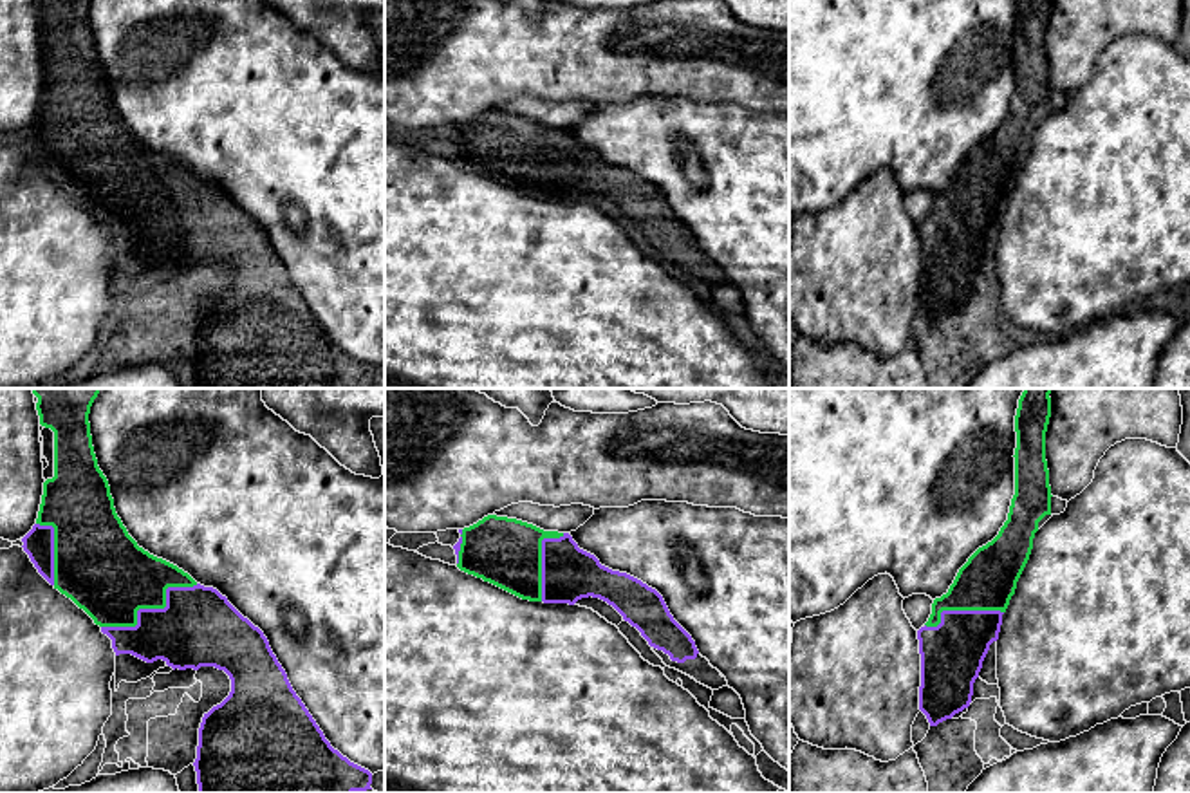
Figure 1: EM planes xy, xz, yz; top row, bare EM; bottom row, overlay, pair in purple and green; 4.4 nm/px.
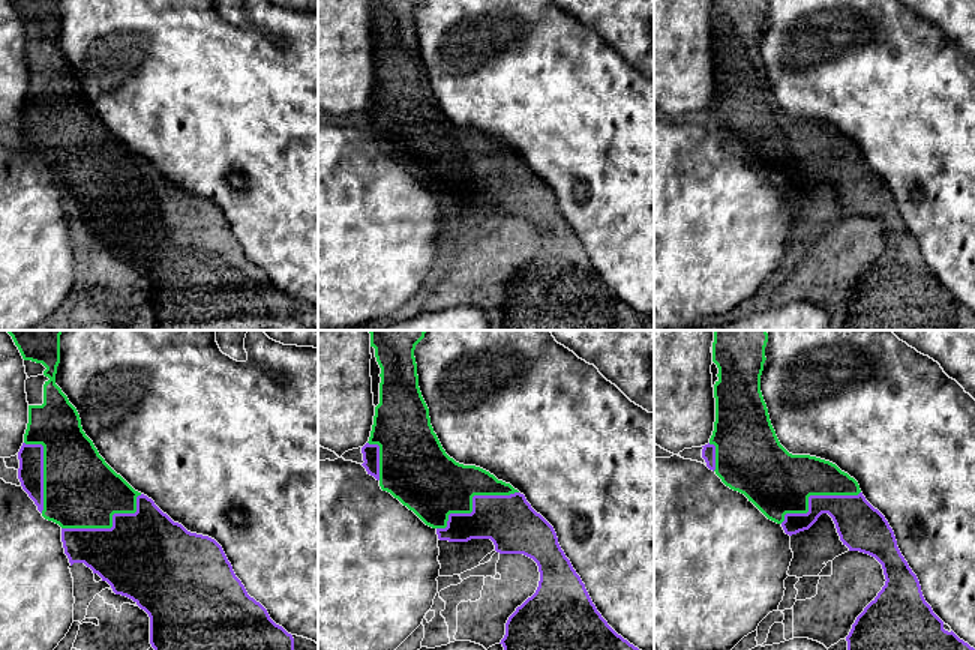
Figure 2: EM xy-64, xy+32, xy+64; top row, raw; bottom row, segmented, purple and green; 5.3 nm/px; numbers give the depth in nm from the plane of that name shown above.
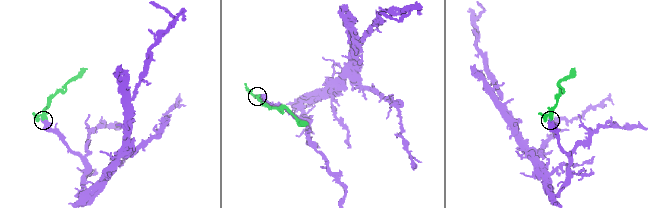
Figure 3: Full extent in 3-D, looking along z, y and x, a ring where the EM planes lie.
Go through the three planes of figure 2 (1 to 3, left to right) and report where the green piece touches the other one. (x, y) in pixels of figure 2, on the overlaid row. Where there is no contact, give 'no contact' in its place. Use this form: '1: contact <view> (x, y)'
1: contact xy-64 (113, 526)
2: contact xy+32 (473, 503)
3: contact xy+64 (812, 496)

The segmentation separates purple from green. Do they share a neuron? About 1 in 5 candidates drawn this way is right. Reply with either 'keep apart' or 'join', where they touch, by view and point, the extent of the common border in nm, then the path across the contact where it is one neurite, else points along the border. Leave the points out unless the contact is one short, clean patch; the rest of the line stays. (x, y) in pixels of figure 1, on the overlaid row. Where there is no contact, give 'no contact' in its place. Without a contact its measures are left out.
join | xy (150, 609) | 480 nm

